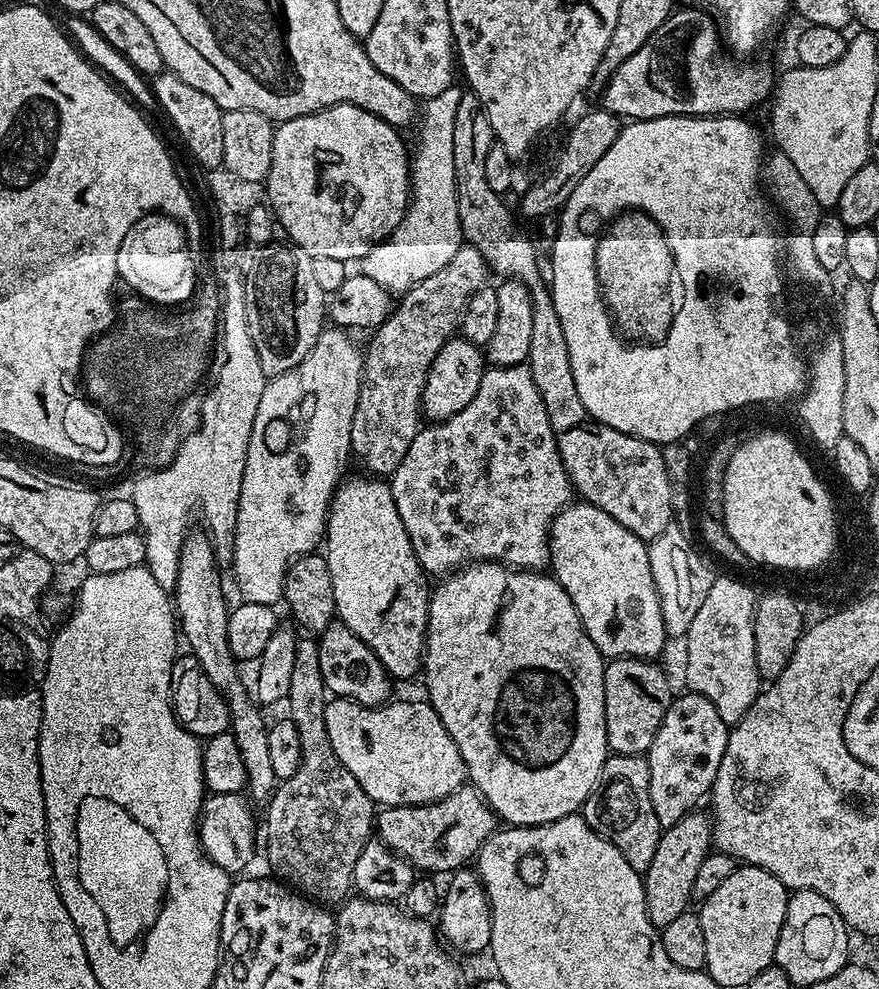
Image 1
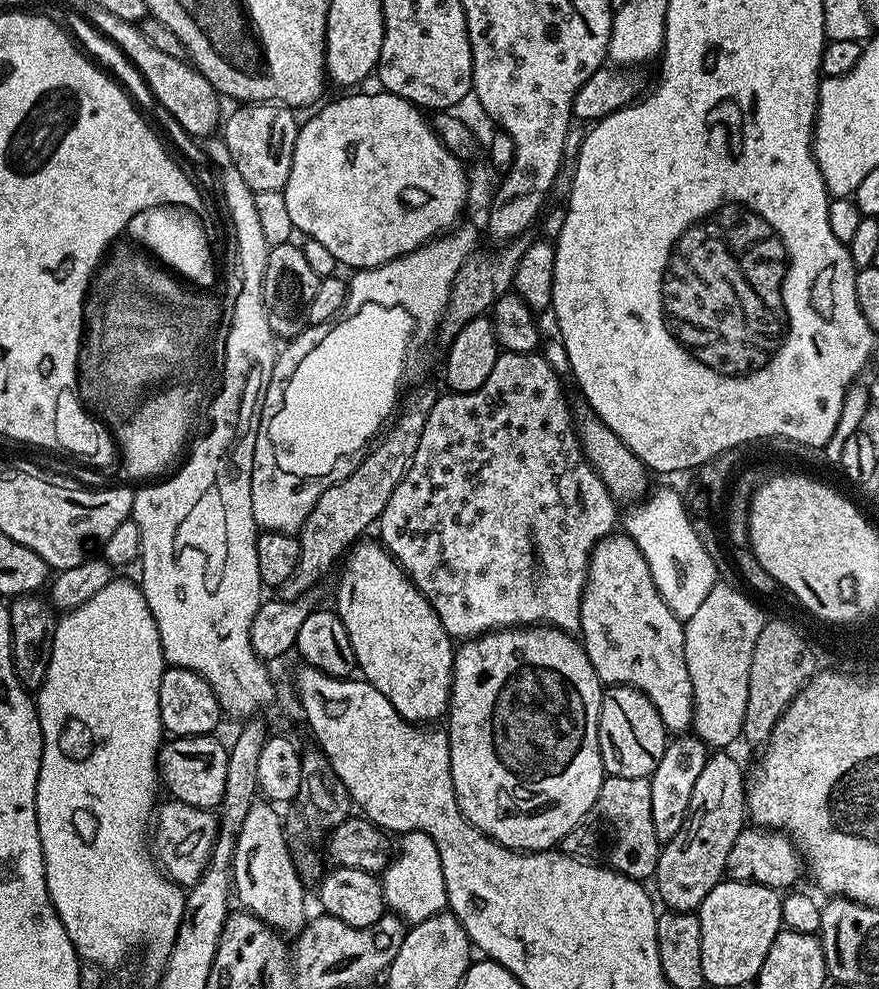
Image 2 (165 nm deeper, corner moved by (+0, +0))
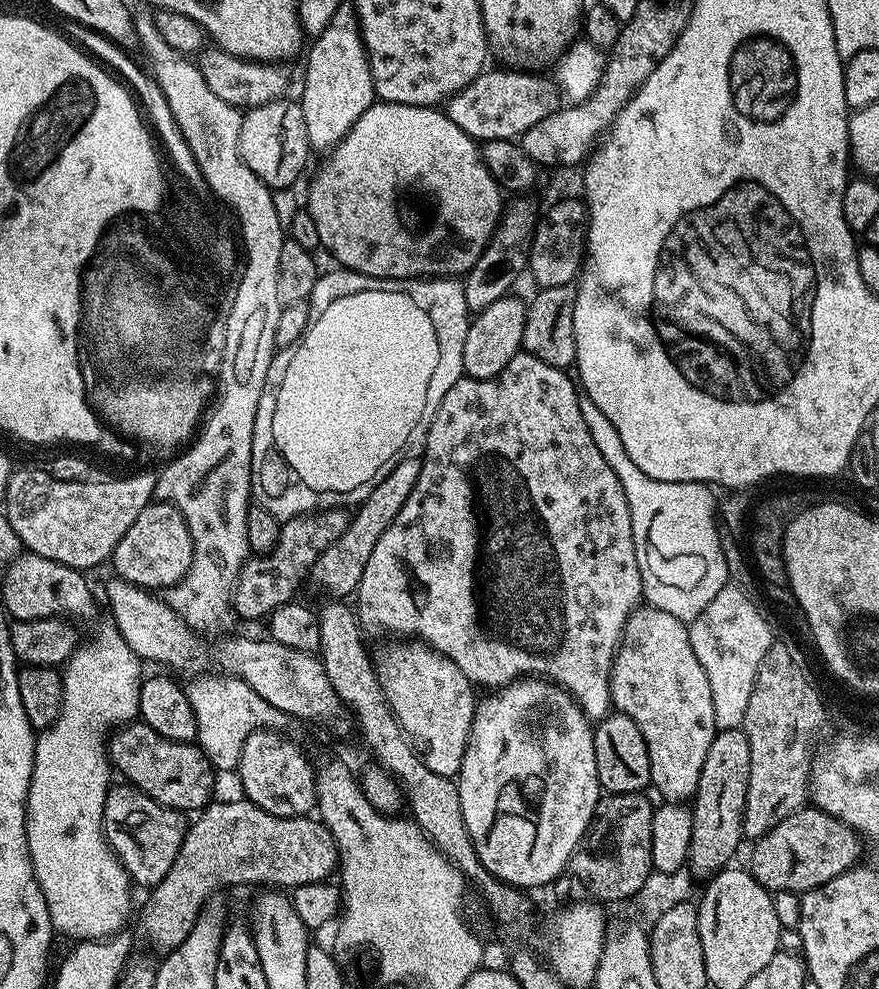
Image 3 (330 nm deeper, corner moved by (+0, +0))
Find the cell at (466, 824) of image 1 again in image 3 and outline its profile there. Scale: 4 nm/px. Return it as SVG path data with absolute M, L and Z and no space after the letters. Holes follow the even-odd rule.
M239 798L240 800L230 800L228 802L218 802L218 800L209 803L194 819L193 824L187 827L184 833L182 846L179 848L178 857L174 858L174 866L170 866L170 874L166 874L166 878L162 878L162 882L158 882L156 887L147 893L148 901L144 904L144 909L140 912L140 932L160 951L160 954L173 952L178 945L186 938L186 934L190 934L190 930L194 930L194 922L198 918L201 908L217 895L219 888L228 888L231 884L264 884L260 886L271 886L276 890L291 890L298 886L306 886L310 882L318 882L319 880L327 881L328 876L337 871L338 857L336 854L336 843L330 834L330 830L321 824L319 819L313 818L311 815L306 816L278 816L270 814L269 811L262 810L256 803L250 802L247 798Z

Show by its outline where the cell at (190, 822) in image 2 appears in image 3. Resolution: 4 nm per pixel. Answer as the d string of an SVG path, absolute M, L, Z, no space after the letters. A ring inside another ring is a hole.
M116 782L109 787L104 803L104 836L113 854L128 871L133 885L140 887L141 884L144 890L151 890L170 874L170 866L174 866L186 831L184 820L175 808L162 806L127 782Z

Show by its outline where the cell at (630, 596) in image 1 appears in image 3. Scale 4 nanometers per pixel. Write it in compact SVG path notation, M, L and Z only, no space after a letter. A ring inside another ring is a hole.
M637 606L626 622L620 644L616 648L616 657L612 659L610 694L612 695L612 708L624 716L629 716L634 722L634 726L638 726L638 730L642 730L642 738L646 742L646 754L650 754L651 787L660 791L661 797L659 799L664 802L691 801L696 795L698 774L702 774L702 762L706 762L706 750L710 750L710 742L714 742L718 729L714 722L714 697L710 695L710 681L706 678L706 670L702 670L702 662L698 662L698 657L694 654L694 646L690 646L688 624L657 608Z

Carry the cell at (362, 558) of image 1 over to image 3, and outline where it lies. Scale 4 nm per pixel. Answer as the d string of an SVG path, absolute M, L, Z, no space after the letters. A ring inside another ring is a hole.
M392 642L375 657L376 677L380 679L382 690L386 694L386 702L390 702L390 710L398 718L402 730L407 734L413 750L422 758L422 762L434 774L455 777L462 766L462 758L466 754L466 746L472 729L472 719L476 713L478 696L475 696L471 680L450 662L441 652L435 652L430 646L410 642Z

